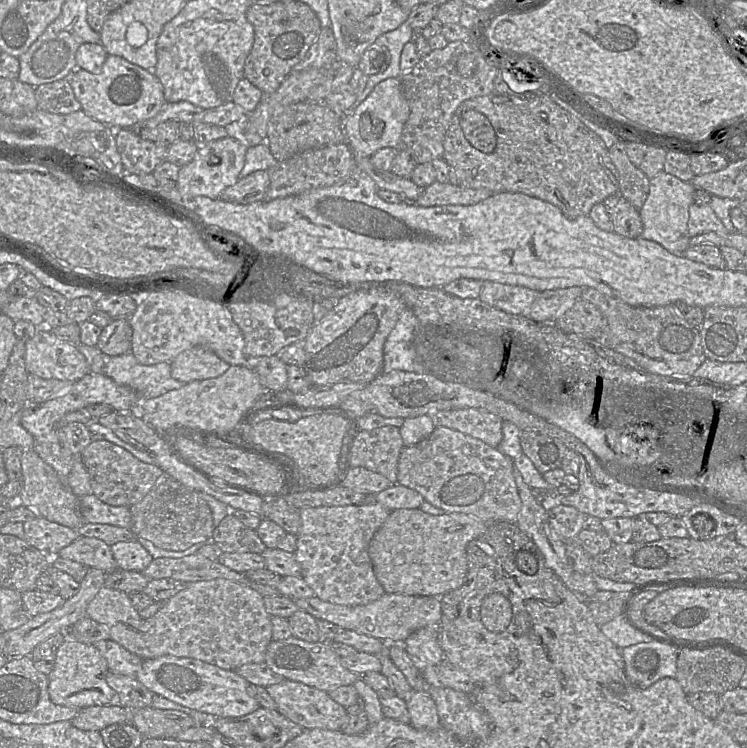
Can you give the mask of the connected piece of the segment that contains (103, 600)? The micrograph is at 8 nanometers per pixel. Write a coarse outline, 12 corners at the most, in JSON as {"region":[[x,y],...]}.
{"region":[[225,578],[188,583],[152,617],[102,586],[86,616],[143,660],[264,663],[271,615]]}

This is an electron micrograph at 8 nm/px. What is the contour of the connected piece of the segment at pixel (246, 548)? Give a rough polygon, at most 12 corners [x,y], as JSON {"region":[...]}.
{"region":[[228,514],[213,539],[223,553],[267,549],[257,532]]}

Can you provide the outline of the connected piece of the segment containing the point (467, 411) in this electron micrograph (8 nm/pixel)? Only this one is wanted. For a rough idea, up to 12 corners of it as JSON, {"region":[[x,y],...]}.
{"region":[[483,408],[428,412],[448,427],[497,448],[503,420]]}

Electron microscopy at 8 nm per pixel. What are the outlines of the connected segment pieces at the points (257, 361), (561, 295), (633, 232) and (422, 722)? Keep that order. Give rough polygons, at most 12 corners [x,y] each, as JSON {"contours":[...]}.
{"contours":[[[277,355],[247,357],[245,367],[266,390],[287,389],[287,365]],[[573,286],[539,292],[525,316],[554,323],[581,297]],[[620,193],[604,201],[614,232],[638,238],[640,212]],[[411,690],[404,699],[411,725],[420,730],[441,727],[428,691]]]}

